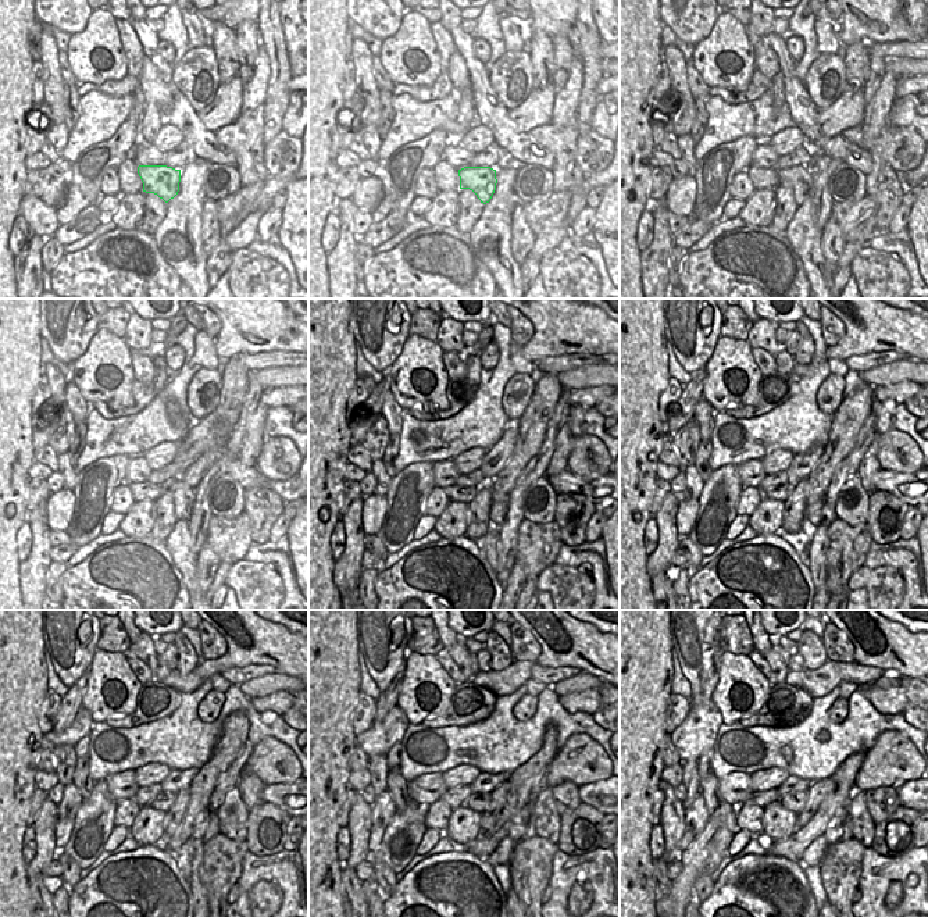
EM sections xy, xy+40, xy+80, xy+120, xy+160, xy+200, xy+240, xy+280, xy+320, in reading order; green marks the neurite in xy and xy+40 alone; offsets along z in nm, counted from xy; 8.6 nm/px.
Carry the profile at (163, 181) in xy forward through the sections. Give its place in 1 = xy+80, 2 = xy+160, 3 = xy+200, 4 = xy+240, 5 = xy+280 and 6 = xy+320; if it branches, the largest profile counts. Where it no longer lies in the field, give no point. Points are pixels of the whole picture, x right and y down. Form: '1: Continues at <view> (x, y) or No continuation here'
1: Continues at xy+80 (799, 178)
2: Continues at xy+160 (499, 506)
3: Continues at xy+200 (812, 513)
4: Continues at xy+240 (202, 820)
5: Continues at xy+280 (523, 830)
6: Continues at xy+320 (839, 830)

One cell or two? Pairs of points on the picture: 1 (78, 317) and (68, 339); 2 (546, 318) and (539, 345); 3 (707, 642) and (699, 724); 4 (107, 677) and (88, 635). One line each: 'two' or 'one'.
1: one
2: one
3: one
4: two

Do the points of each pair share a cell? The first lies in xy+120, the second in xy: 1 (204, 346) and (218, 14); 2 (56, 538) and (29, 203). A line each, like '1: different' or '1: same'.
1: different
2: same

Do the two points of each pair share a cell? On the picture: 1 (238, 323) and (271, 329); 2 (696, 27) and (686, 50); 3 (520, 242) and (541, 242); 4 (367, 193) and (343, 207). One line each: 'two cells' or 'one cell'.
1: one cell
2: two cells
3: two cells
4: two cells

